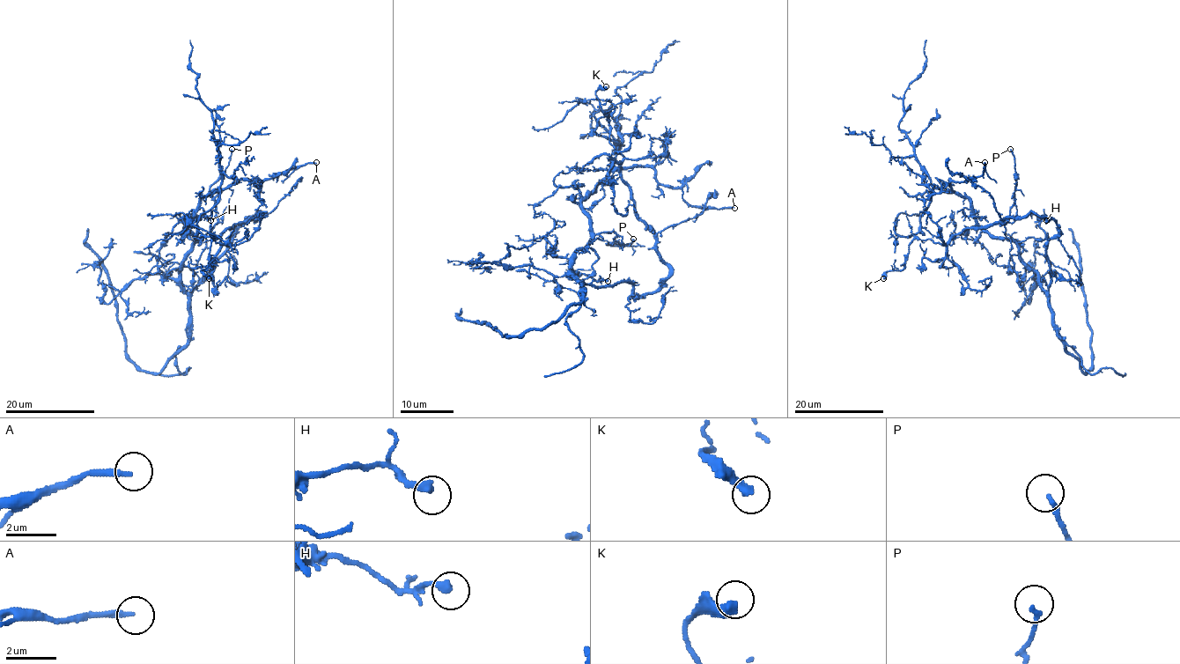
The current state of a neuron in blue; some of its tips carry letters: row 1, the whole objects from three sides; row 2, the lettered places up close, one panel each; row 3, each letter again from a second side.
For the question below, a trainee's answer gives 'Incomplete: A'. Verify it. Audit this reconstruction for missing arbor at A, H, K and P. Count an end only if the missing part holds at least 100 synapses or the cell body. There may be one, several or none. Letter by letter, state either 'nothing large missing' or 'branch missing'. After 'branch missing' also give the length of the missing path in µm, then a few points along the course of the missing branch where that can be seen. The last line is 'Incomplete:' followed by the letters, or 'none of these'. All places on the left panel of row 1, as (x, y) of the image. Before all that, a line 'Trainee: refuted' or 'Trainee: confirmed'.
Trainee: refuted
A: nothing large missing
H: nothing large missing
K: nothing large missing
P: nothing large missing
Incomplete: none of these

